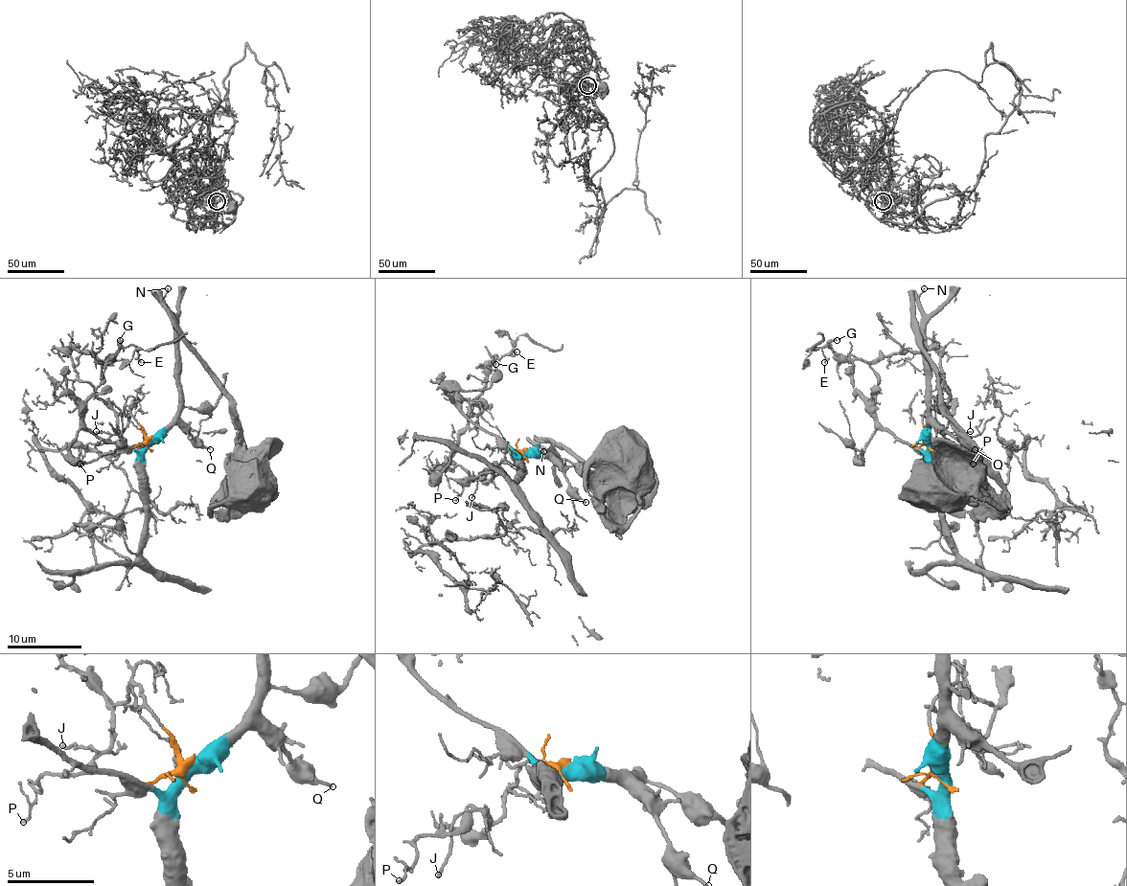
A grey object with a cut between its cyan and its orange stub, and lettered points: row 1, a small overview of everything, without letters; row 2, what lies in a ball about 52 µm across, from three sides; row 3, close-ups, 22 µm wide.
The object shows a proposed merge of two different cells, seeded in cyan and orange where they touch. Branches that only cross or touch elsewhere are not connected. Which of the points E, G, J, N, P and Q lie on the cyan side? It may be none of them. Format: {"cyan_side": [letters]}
{"cyan_side": ["N", "Q"]}

